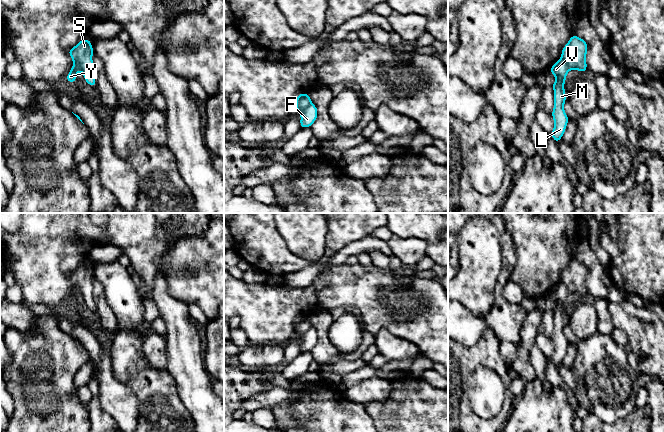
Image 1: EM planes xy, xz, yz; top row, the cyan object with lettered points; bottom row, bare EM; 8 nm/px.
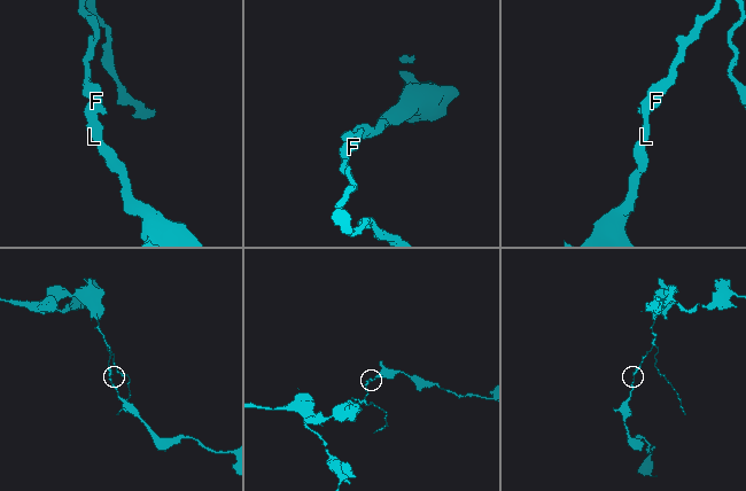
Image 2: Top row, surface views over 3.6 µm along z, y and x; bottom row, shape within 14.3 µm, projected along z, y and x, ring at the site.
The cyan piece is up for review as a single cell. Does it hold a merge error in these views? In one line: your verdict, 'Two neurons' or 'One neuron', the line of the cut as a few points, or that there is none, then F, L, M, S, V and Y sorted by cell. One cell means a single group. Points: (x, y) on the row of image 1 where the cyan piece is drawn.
Two neurons. Split along xz (311, 102), (297, 111). Groups: F S / L M V Y

